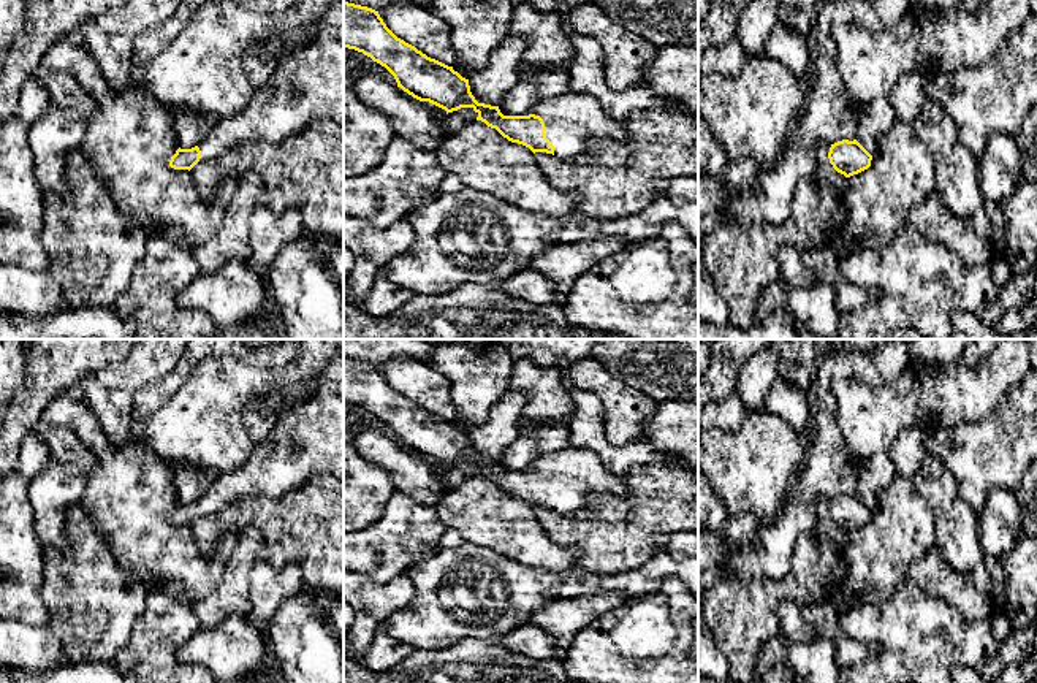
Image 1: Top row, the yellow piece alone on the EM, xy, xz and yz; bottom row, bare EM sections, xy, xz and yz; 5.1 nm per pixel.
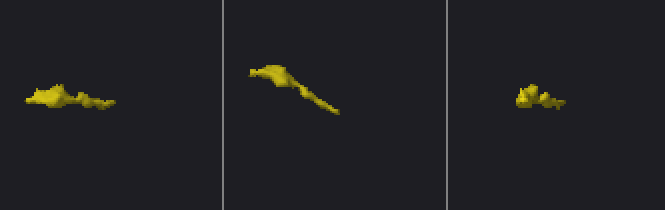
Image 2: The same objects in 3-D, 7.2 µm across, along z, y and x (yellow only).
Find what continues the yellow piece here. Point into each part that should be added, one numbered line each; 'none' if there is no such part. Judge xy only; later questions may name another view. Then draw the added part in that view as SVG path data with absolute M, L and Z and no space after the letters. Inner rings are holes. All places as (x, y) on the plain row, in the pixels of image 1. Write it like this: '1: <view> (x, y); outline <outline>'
1: xy (307, 439); outline M344 355L329 363L312 399L293 404L279 415L269 436L253 448L241 467L218 472L198 501L198 518L236 502L260 504L264 499L279 499L318 474L337 477L344 483Z

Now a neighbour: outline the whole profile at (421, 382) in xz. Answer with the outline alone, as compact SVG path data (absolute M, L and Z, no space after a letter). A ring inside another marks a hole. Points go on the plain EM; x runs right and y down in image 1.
M389 358L378 366L386 382L405 398L448 422L459 418L450 390L451 382L431 363L416 358Z

